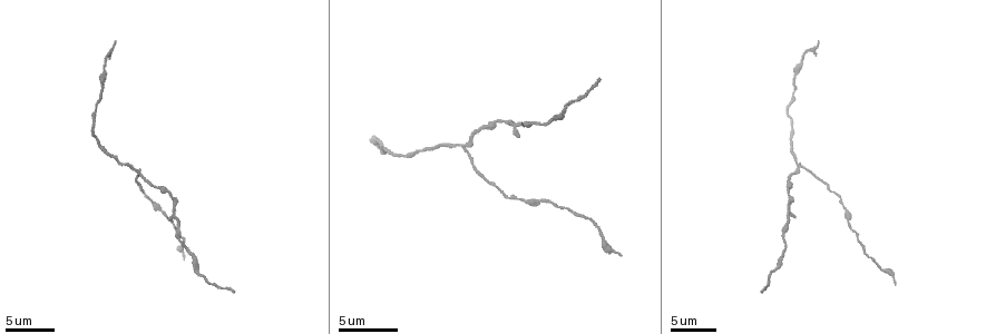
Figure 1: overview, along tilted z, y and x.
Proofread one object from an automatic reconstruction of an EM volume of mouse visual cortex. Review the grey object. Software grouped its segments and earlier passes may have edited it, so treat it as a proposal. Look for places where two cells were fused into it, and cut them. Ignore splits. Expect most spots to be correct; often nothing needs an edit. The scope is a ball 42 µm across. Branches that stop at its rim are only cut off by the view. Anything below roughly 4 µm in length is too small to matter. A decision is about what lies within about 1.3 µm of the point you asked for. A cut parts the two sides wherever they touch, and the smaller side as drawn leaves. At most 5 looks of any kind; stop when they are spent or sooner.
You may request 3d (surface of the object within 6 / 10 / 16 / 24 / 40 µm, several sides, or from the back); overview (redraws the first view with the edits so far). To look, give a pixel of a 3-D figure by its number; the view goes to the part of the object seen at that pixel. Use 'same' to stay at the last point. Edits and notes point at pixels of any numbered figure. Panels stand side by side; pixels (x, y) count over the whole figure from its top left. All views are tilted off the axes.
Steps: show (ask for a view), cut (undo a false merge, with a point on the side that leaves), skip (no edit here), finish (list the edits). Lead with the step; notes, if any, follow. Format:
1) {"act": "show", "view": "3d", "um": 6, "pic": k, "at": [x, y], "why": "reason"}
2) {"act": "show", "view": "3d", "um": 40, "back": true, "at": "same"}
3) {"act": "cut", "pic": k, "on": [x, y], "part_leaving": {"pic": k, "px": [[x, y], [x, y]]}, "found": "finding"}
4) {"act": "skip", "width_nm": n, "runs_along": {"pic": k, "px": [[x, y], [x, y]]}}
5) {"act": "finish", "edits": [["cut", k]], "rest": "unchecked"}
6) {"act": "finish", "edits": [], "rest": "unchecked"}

{"act": "show", "view": "3d", "um": 10, "pic": 1, "at": [464, 145], "why": "arms part here"}

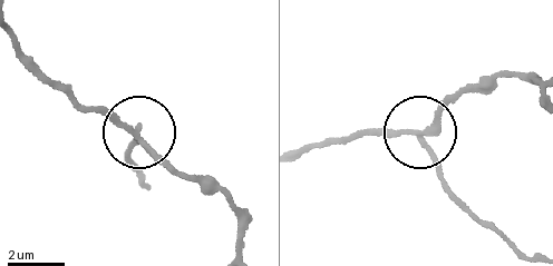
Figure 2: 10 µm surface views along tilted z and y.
{"act": "cut", "pic": 2, "on": [439, 170], "arms": 3, "part_leaving": {"pic": 2, "px": [[419, 135], [447, 190], [522, 253]]}, "found": "a second cell is stuck on"}

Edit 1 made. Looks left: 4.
{"act": "show", "view": "3d", "um": 10, "pic": 1, "at": [790, 195], "why": "small branch off a trunk"}

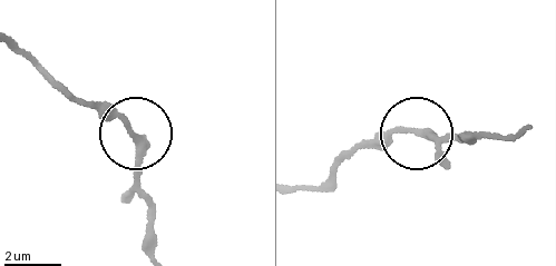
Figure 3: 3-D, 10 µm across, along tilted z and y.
{"act": "show", "view": "3d", "um": 6, "pic": 3, "at": [406, 129], "why": "zoom in"}

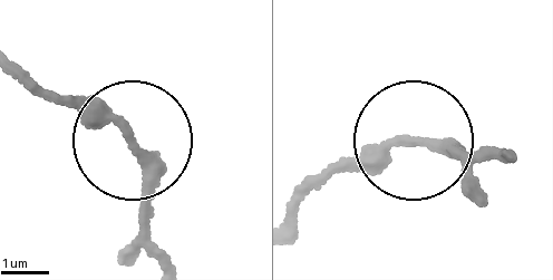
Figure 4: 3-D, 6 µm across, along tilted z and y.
{"act": "skip", "width_nm": 200, "runs_along": {"pic": 4, "px": [[292, 211], [413, 140], [477, 162]]}, "found": "one cell here"}

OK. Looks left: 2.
{"act": "show", "view": "3d", "um": 10, "pic": 1, "at": [91, 130], "why": "sudden change in width"}

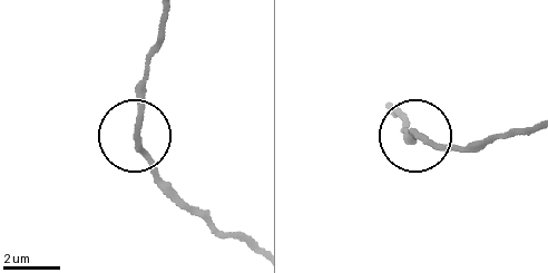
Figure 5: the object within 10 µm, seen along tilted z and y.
{"act": "skip", "runs_along": {"pic": 5, "px": [[252, 249], [156, 169], [135, 126], [146, 67]]}, "found": "continuous, no second cell"}

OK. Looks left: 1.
{"act": "finish", "edits": [["cut", 2]], "rest": "unchecked"}

